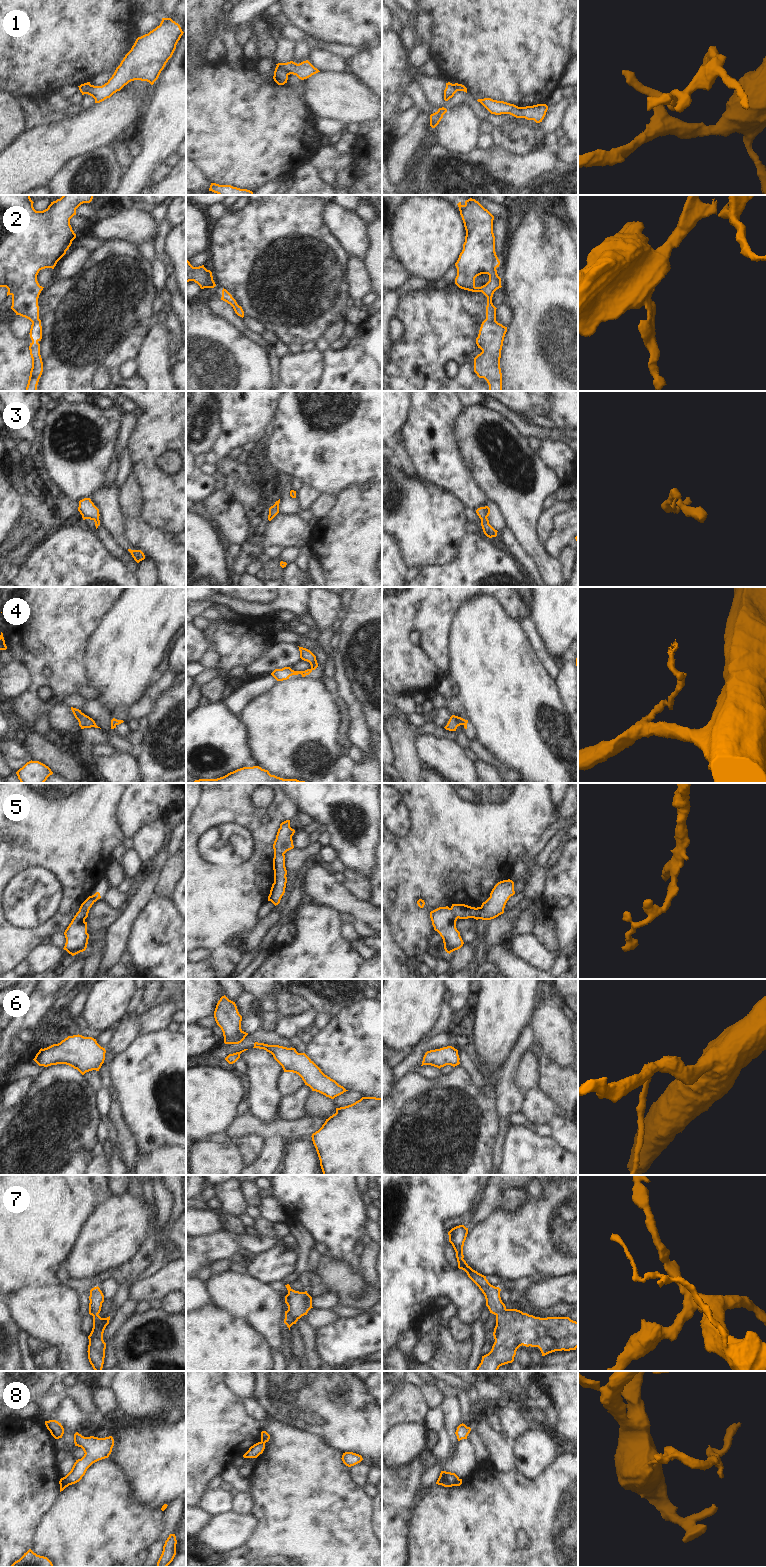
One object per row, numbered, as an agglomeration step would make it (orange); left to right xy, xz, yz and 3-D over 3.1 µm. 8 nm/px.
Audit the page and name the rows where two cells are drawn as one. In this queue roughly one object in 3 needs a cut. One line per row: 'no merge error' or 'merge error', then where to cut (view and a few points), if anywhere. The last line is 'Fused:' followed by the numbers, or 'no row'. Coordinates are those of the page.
1: merge error; cut xz (277, 65), (288, 74)
2: no merge error; cut none
3: no merge error; cut none
4: merge error; cut xy (114, 718), (116, 724)
5: merge error; cut yz (449, 908), (457, 918)
6: no merge error; cut none
7: no merge error; cut none
8: merge error; cut xy (64, 1477), (68, 1485)
Fused: 1, 4, 5, 8

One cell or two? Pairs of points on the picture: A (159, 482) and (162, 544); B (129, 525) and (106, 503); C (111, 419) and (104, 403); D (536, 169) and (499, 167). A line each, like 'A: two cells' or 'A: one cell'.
A: two cells
B: two cells
C: two cells
D: one cell

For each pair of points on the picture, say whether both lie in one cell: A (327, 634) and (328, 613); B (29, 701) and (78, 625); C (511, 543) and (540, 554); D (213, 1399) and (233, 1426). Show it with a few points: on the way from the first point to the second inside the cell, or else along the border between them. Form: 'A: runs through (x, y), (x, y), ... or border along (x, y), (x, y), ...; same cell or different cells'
A: border along (331, 625), (320, 632); different cells
B: runs through (36, 682), (49, 668), (53, 650), (59, 644); same cell
C: border along (508, 528), (536, 566); different cells
D: runs through (213, 1406), (226, 1419); same cell

